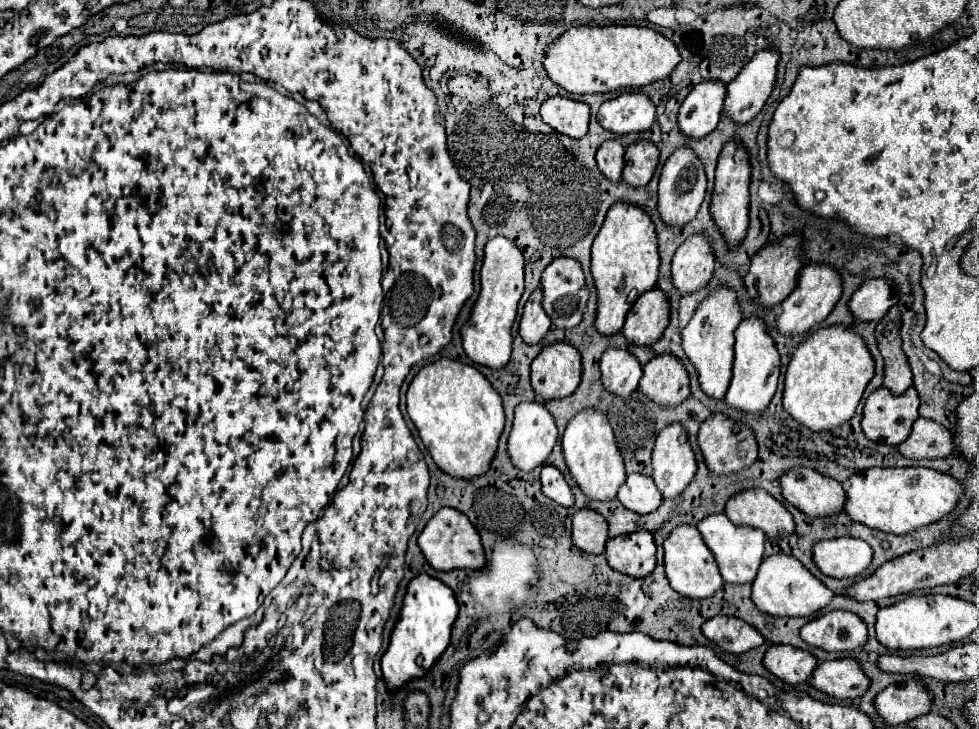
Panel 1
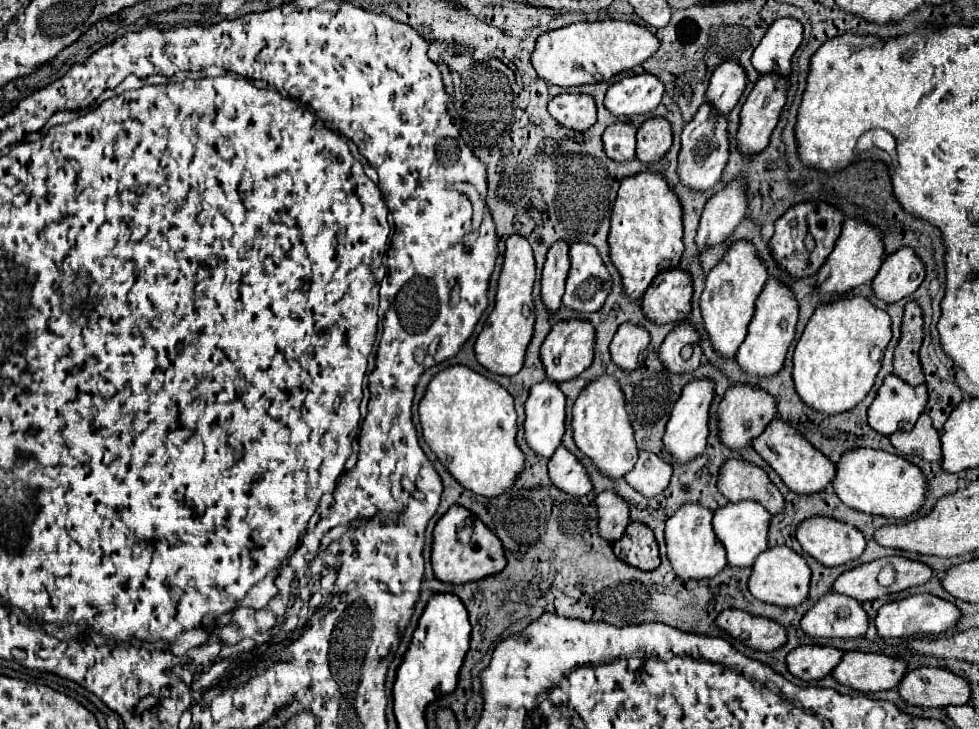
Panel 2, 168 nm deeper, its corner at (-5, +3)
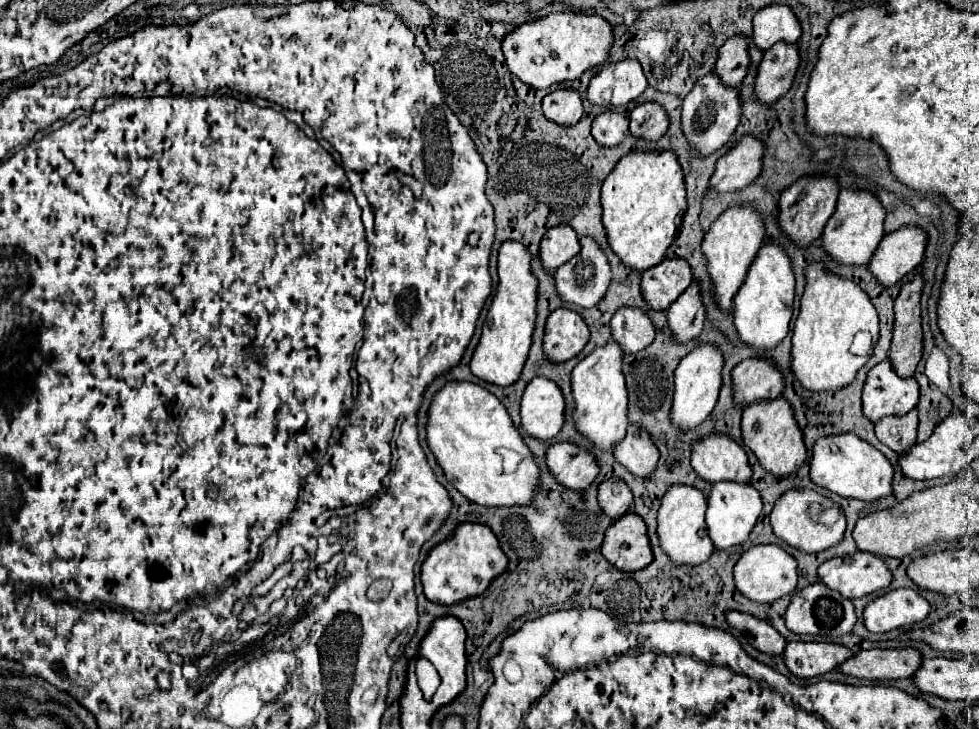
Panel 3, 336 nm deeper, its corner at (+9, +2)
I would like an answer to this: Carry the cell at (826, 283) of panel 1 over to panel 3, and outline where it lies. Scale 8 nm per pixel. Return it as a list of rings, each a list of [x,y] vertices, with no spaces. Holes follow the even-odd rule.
[[[843,188],[839,192],[835,212],[831,214],[823,230],[823,246],[841,264],[867,264],[871,260],[871,254],[885,236],[883,222],[885,222],[885,208],[881,206],[881,202],[873,192]]]

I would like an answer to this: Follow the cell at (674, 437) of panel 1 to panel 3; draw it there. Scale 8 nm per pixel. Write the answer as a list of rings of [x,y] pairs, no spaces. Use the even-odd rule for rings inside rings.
[[[697,344],[677,366],[675,370],[675,396],[673,396],[673,408],[671,418],[673,424],[681,430],[693,428],[701,424],[711,410],[715,408],[719,388],[721,388],[721,370],[723,370],[723,352],[715,344]]]

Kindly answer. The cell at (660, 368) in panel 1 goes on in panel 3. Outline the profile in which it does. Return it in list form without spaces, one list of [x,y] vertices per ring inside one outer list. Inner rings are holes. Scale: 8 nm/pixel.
[[[693,282],[667,310],[669,328],[679,342],[689,342],[697,338],[705,322],[705,306],[699,294],[699,284]]]

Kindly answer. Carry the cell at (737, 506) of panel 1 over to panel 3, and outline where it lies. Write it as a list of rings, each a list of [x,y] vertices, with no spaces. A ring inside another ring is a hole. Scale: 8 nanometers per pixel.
[[[715,432],[693,442],[691,466],[703,478],[713,482],[733,480],[749,482],[749,462],[745,450],[727,434]]]

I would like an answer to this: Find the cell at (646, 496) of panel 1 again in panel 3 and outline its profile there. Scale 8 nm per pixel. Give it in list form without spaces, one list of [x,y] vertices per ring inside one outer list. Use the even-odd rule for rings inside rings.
[[[629,424],[623,440],[613,448],[615,458],[633,474],[647,476],[655,470],[659,460],[659,450],[651,440],[651,434],[637,424]]]

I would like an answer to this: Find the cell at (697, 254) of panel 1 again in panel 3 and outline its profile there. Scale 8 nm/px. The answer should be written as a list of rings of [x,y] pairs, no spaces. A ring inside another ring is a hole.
[[[743,134],[739,142],[717,160],[711,188],[717,192],[735,192],[751,184],[763,168],[765,142],[753,134]]]

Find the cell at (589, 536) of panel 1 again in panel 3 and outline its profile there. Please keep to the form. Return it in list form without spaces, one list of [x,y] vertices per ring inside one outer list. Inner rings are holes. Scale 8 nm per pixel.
[[[609,478],[599,486],[599,506],[613,520],[619,520],[633,510],[633,492],[621,478]]]

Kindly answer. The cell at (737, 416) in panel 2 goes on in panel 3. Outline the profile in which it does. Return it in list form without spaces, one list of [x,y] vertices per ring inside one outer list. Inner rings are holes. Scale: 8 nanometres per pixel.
[[[747,358],[733,370],[733,388],[735,402],[747,406],[751,402],[777,398],[785,388],[785,380],[771,358]]]

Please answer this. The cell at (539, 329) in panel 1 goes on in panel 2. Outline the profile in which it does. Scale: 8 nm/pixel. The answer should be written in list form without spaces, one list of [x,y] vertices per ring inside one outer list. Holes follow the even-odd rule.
[[[555,243],[549,253],[543,267],[543,279],[541,279],[541,301],[549,313],[555,313],[561,307],[561,295],[565,289],[567,269],[569,269],[569,257],[567,257],[569,245]]]

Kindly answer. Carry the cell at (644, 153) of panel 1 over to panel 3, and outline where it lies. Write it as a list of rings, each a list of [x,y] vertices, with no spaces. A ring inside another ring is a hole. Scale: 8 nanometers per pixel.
[[[643,102],[635,106],[629,114],[629,120],[631,134],[651,142],[657,142],[669,128],[669,116],[661,104],[657,106],[657,102]]]

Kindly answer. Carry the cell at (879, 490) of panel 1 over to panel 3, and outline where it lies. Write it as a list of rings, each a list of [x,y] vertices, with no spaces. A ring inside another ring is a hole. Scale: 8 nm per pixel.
[[[851,432],[821,436],[809,458],[809,474],[817,486],[823,486],[843,498],[857,498],[865,502],[873,502],[877,498],[891,494],[893,466],[891,462],[869,442],[861,440]]]

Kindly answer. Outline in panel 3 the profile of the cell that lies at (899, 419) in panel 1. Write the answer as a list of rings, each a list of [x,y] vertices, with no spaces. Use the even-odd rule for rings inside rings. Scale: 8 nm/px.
[[[889,358],[873,366],[863,388],[863,412],[871,422],[889,414],[907,414],[919,402],[915,378],[901,378]]]

